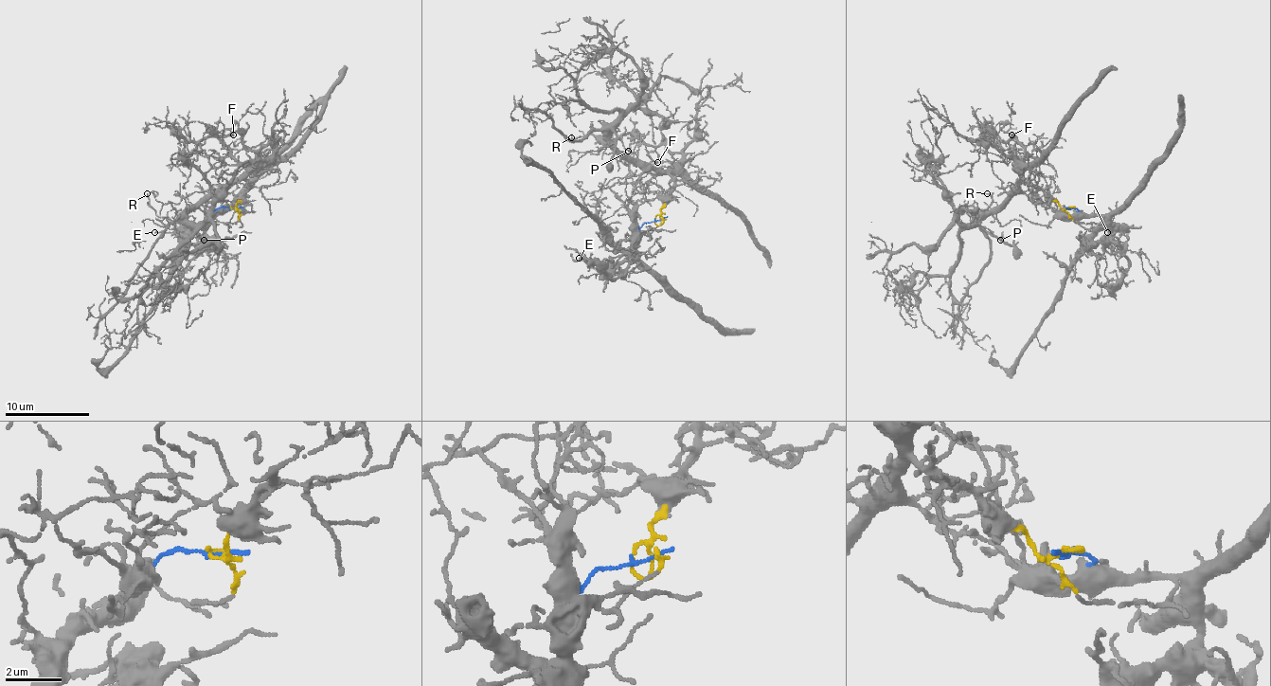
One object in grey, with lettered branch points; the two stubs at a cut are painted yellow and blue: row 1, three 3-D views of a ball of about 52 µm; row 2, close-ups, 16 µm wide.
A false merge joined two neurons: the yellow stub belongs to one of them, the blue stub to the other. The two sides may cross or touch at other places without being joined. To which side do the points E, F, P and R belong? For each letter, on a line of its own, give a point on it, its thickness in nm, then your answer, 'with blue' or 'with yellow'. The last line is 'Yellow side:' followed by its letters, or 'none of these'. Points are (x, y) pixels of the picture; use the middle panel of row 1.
E: at (579, 258); 100 nm thick; with blue
F: at (657, 162); 110 nm thick; with yellow
P: at (628, 151); 110 nm thick; with yellow
R: at (571, 137); 110 nm thick; with yellow
Yellow side: F, P, R

